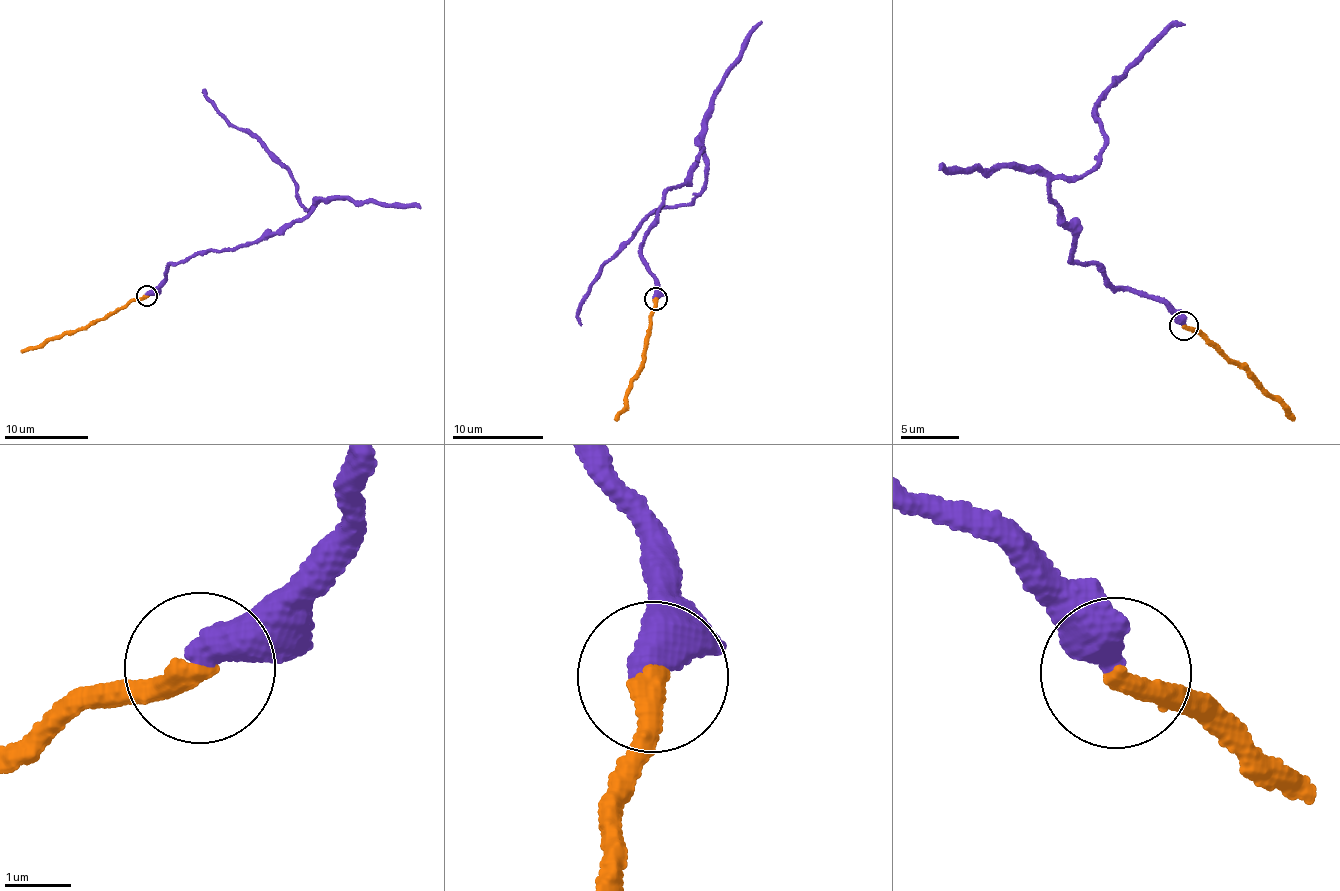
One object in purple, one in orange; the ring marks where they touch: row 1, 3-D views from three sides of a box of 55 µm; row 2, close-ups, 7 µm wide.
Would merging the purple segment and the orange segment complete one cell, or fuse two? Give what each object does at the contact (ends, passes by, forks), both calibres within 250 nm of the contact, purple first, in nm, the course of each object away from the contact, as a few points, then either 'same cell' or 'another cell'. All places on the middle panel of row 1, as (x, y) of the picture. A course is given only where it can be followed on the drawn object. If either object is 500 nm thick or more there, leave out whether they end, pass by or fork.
purple ends | orange ends | 480/320 nm | purple via (656, 299), (643, 236), (703, 152), (699, 192), (645, 219), (606, 262), (577, 313), (581, 326) | orange via (656, 299), (645, 361), (632, 384), (627, 404), (616, 419) | same cell

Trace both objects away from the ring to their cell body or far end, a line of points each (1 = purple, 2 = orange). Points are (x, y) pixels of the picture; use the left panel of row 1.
1: (147, 297), (168, 266), (255, 243), (311, 209), (304, 210), (283, 162), (229, 124), (203, 92)
2: (147, 297), (134, 300), (104, 319), (21, 353)

